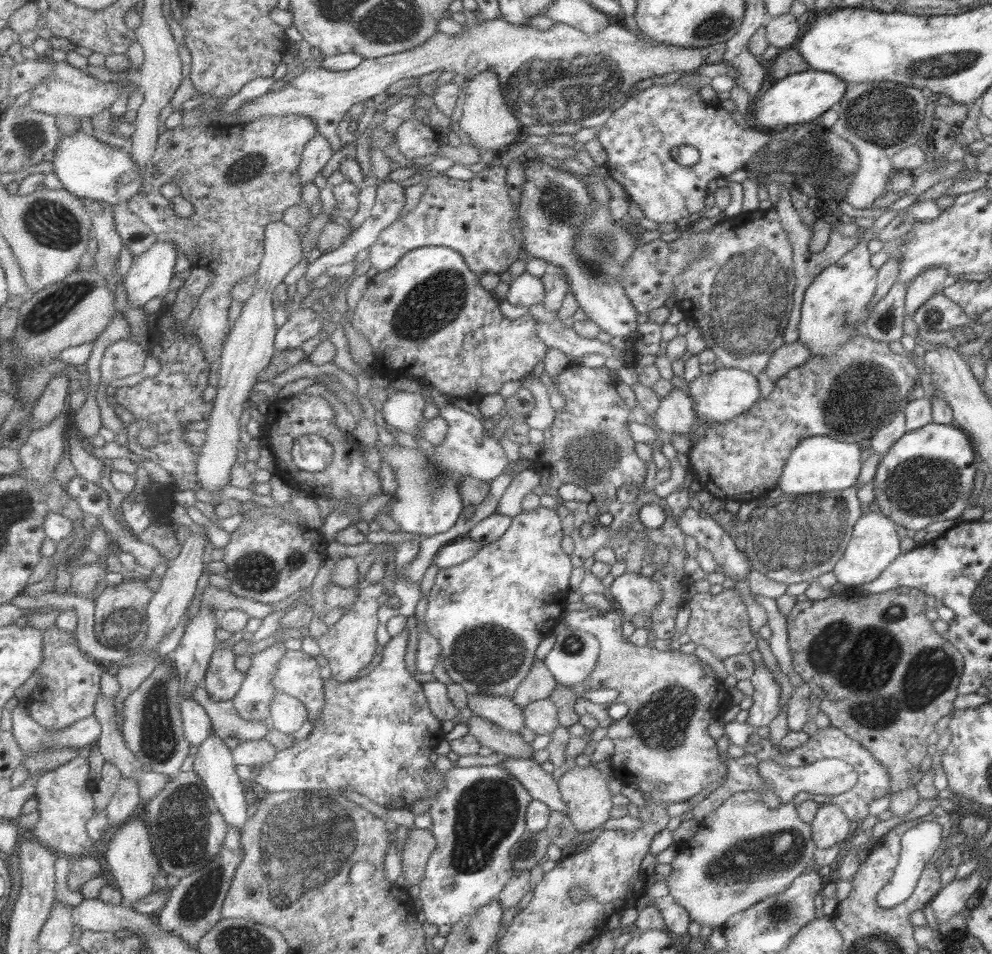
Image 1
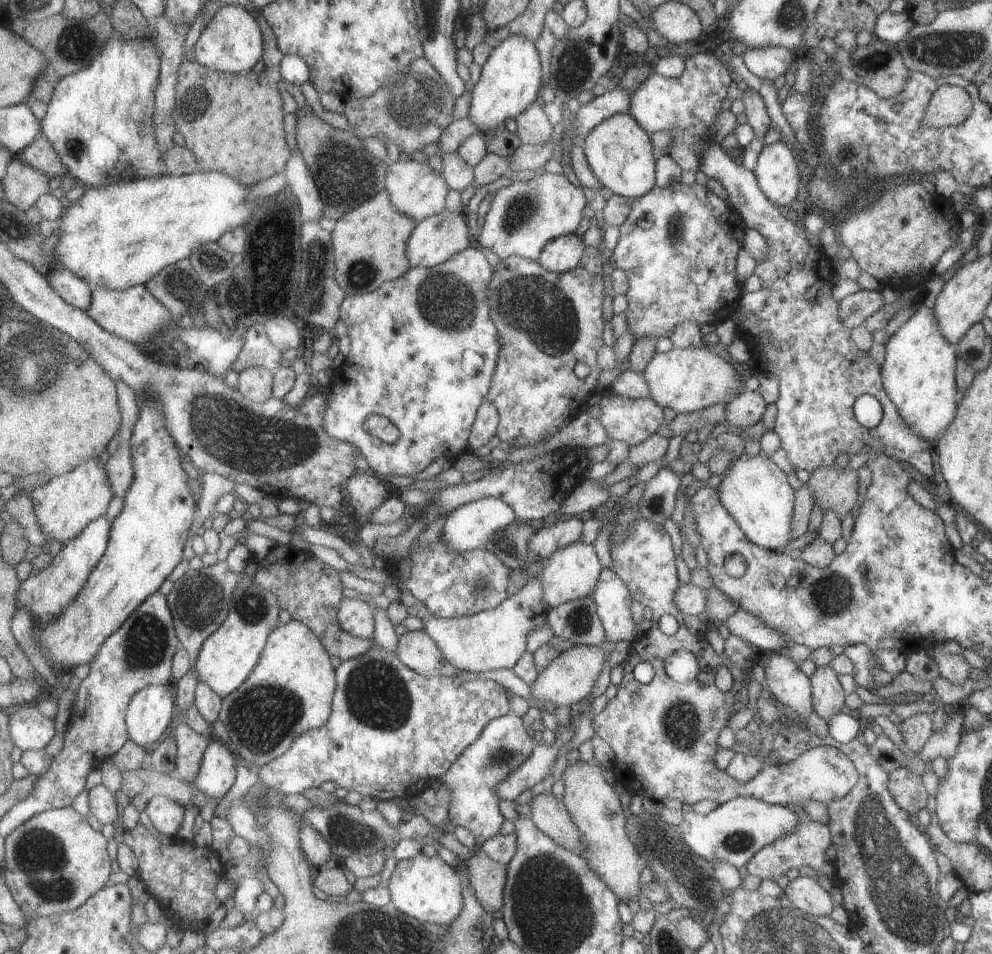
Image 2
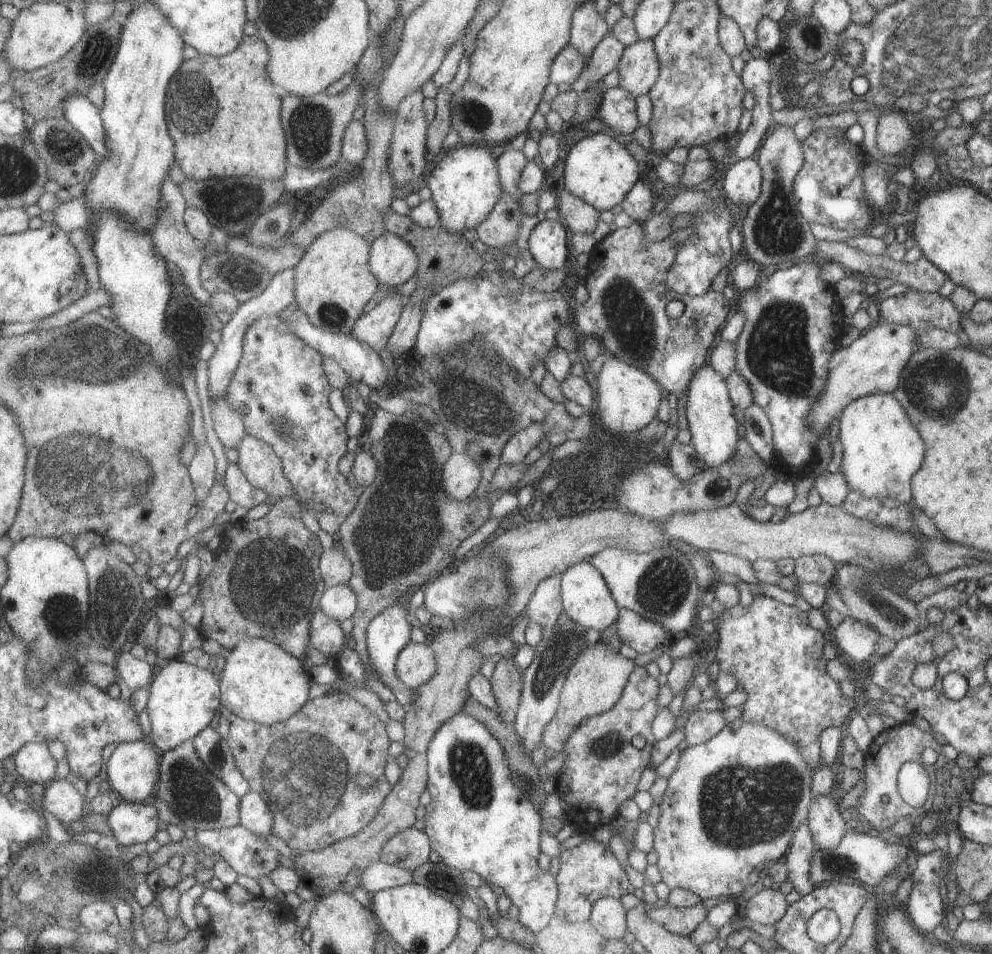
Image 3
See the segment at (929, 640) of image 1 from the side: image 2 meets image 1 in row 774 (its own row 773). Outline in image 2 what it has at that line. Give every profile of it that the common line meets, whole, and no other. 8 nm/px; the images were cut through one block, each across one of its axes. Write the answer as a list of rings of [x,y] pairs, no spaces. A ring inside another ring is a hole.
[[[903,767],[896,768],[888,773],[887,788],[894,803],[908,815],[914,817],[921,808],[925,808],[927,793],[919,774]]]

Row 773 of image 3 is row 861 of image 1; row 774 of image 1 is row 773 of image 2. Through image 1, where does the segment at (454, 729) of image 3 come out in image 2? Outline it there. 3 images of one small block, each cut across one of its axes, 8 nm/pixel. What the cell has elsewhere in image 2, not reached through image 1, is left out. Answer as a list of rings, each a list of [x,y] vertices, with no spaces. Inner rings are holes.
[[[515,712],[500,716],[483,729],[482,736],[473,742],[441,778],[450,792],[449,818],[455,827],[471,829],[479,846],[501,832],[506,815],[500,806],[498,786],[523,766],[534,753],[537,742]]]

